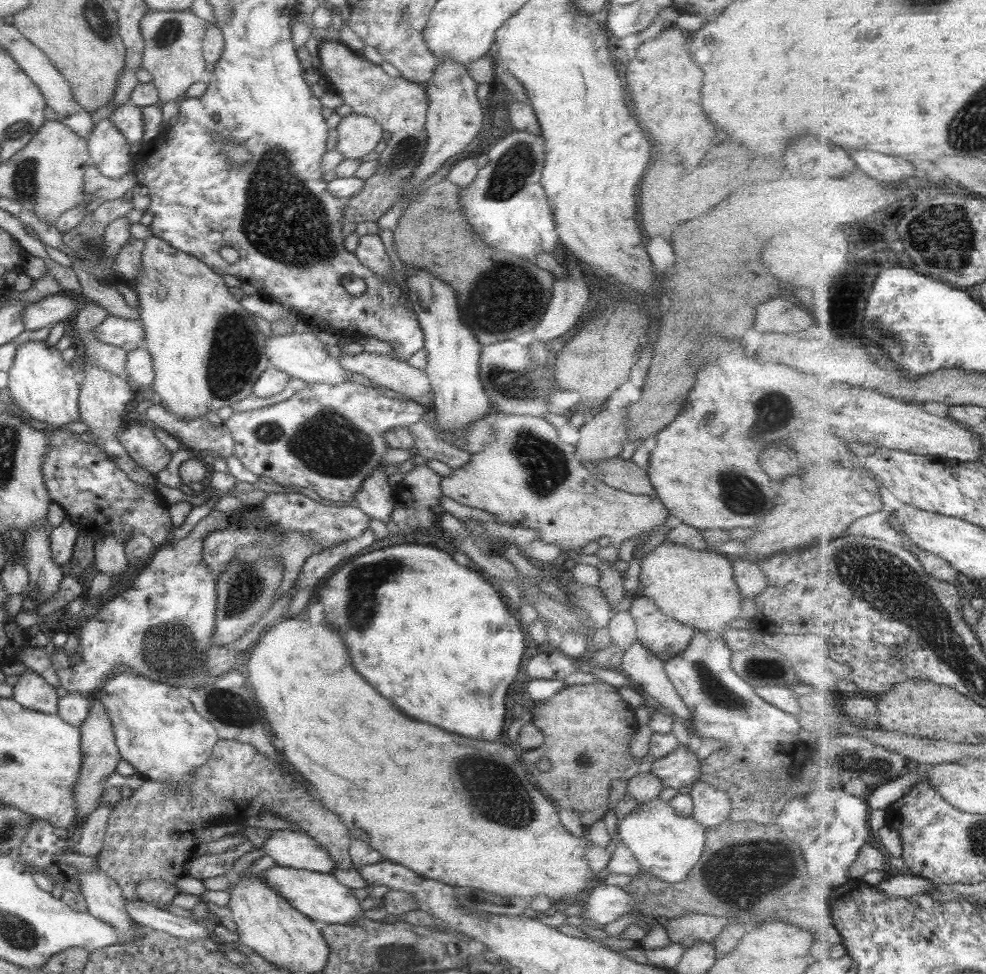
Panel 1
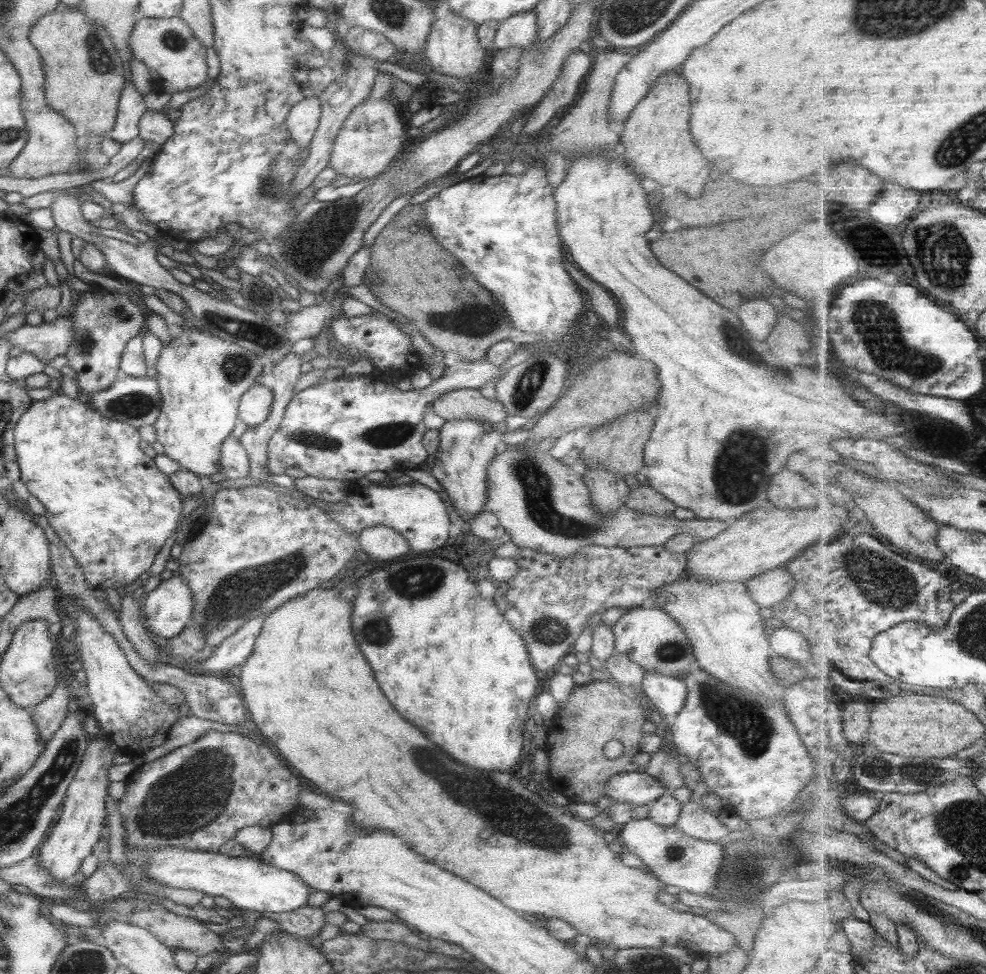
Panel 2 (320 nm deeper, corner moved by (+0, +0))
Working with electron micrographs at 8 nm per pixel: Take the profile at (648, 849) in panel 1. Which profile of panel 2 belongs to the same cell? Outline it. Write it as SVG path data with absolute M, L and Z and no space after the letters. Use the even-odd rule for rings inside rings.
M648 818L628 820L618 827L616 835L621 838L623 851L635 854L665 885L699 896L709 895L718 885L717 876L724 857L721 843L695 840L679 832L674 825L662 826Z

